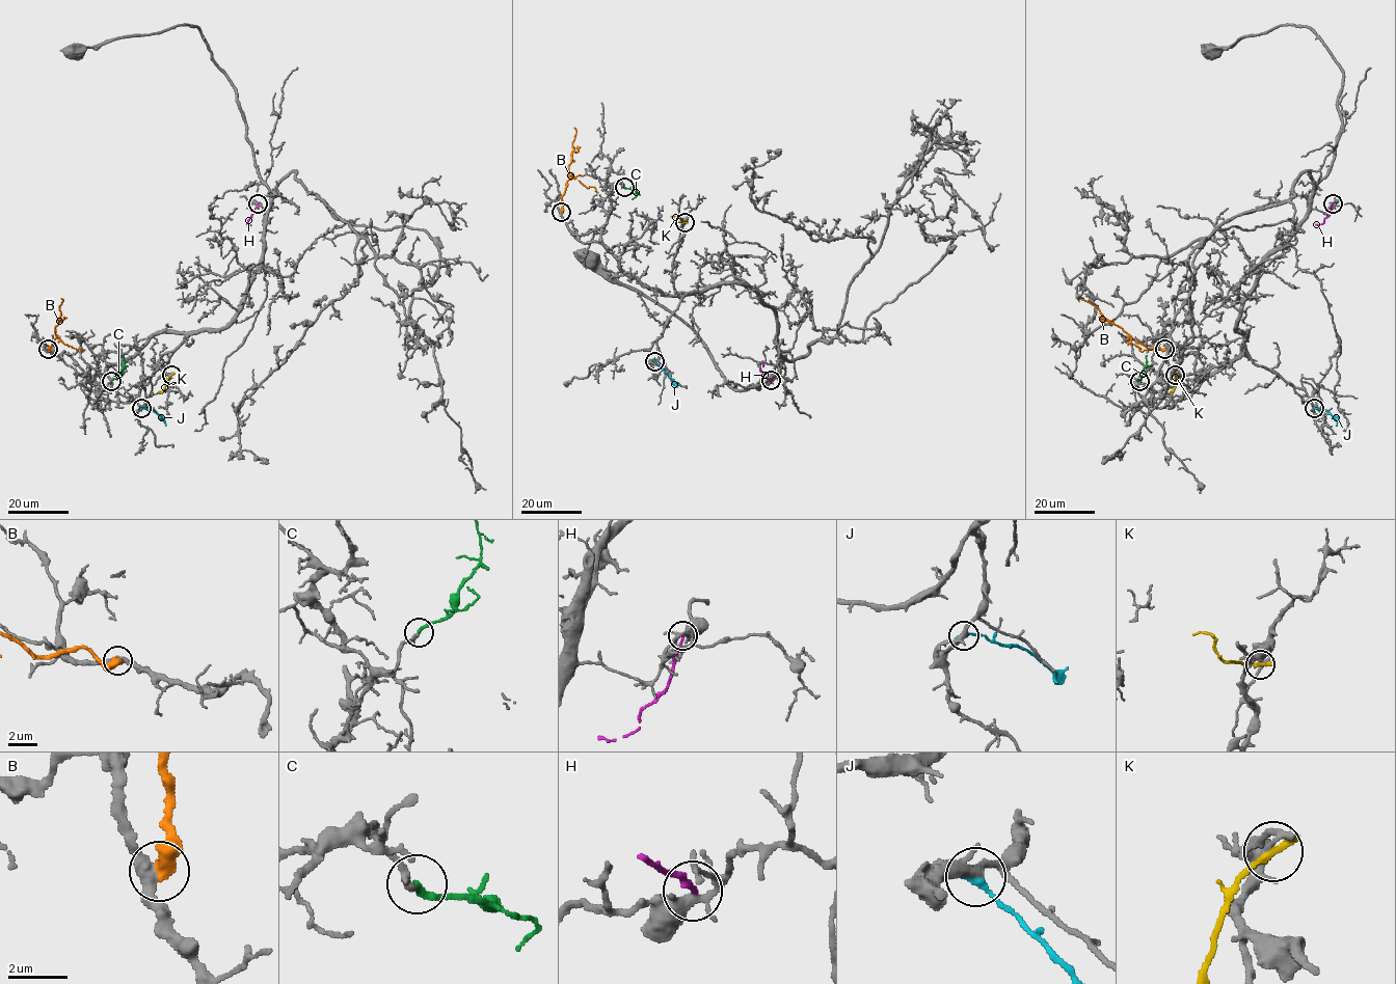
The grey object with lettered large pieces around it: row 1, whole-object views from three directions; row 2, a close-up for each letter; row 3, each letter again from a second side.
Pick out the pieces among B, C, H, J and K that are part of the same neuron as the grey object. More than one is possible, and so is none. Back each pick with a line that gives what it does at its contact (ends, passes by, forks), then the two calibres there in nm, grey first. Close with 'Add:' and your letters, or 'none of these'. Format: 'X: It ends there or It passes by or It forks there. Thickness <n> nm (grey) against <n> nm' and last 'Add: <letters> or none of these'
C: It ends there. Thickness 280 nm (grey) against 240 nm
Add: C

